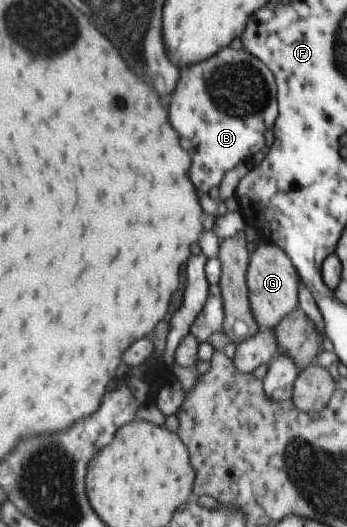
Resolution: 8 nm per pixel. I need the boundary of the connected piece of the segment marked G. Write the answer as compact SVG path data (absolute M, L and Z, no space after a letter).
M260 240L251 257L247 277L252 310L258 325L273 330L300 307L300 273L289 254L271 241Z

